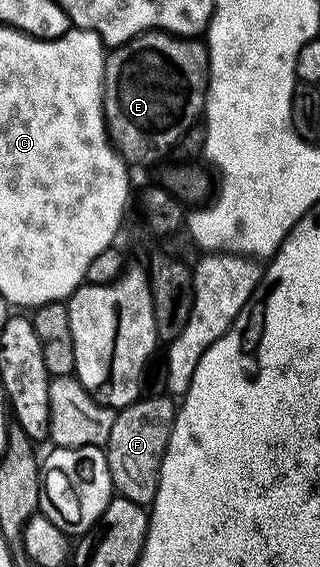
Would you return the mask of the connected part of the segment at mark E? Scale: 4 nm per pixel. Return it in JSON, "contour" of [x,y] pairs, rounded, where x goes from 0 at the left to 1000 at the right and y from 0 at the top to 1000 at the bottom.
{"contour":[[[469,55],[441,58],[428,65],[413,65],[388,79],[369,79],[331,99],[328,104],[328,228],[341,233],[341,247],[350,249],[356,263],[366,265],[394,293],[416,291],[478,291],[488,284],[503,284],[566,247],[578,242],[578,233],[603,219],[631,212],[641,196],[641,171],[653,166],[653,88],[644,74],[600,65],[547,65],[534,58],[500,55]]]}

